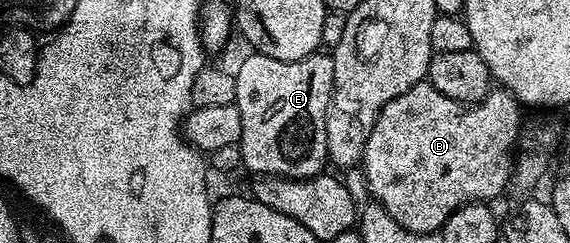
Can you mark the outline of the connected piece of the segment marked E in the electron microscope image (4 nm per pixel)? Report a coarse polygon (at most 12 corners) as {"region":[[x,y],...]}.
{"region":[[324,52],[235,70],[241,166],[316,178],[329,162]]}

